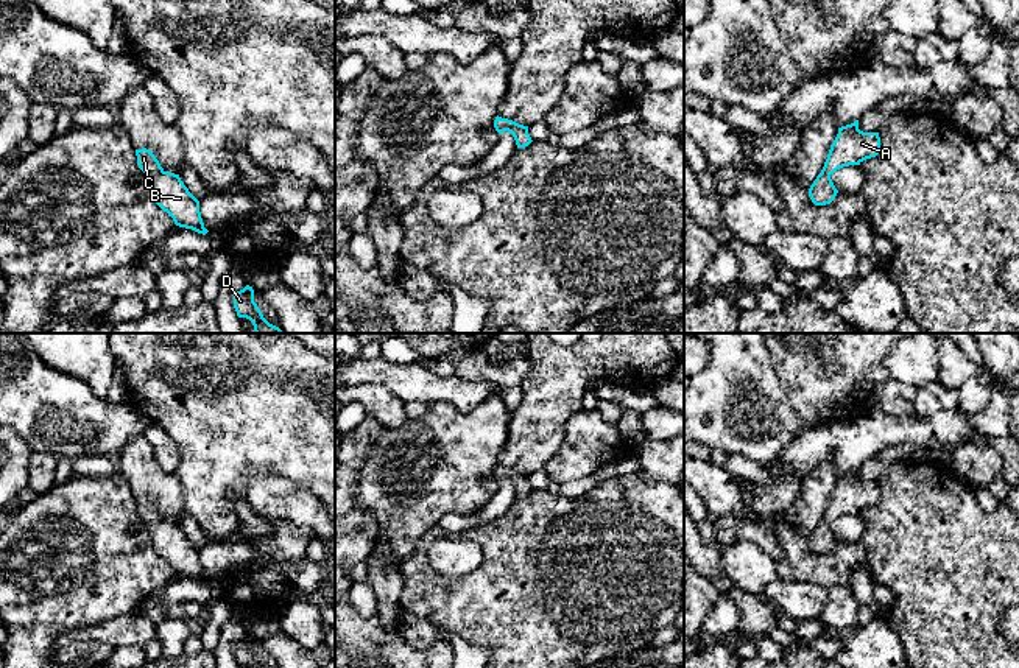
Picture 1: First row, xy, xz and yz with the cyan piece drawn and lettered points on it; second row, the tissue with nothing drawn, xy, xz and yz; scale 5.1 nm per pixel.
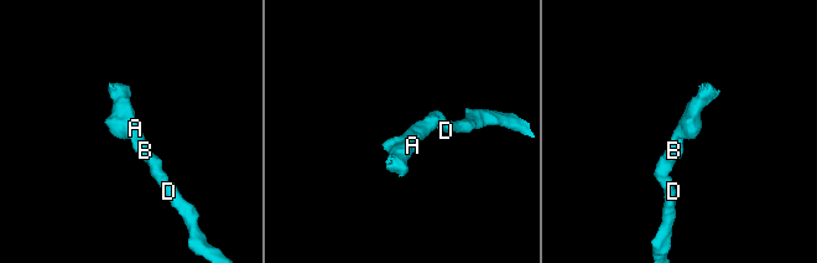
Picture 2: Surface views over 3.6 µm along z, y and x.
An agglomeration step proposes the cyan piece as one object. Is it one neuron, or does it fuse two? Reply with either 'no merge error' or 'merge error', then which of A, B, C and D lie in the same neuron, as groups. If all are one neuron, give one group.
no merge error; groups A B C D

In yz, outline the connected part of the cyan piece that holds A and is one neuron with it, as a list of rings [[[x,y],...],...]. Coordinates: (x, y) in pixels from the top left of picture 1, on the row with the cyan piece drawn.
[[[859,120],[838,128],[838,134],[830,145],[824,167],[809,188],[812,202],[815,206],[830,204],[838,193],[830,176],[843,167],[860,165],[863,160],[876,157],[879,153],[879,132],[860,131]]]

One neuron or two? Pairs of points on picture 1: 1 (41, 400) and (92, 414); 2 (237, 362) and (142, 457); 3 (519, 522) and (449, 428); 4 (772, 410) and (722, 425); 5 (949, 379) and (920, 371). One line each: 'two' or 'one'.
1: one
2: two
3: two
4: one
5: two

